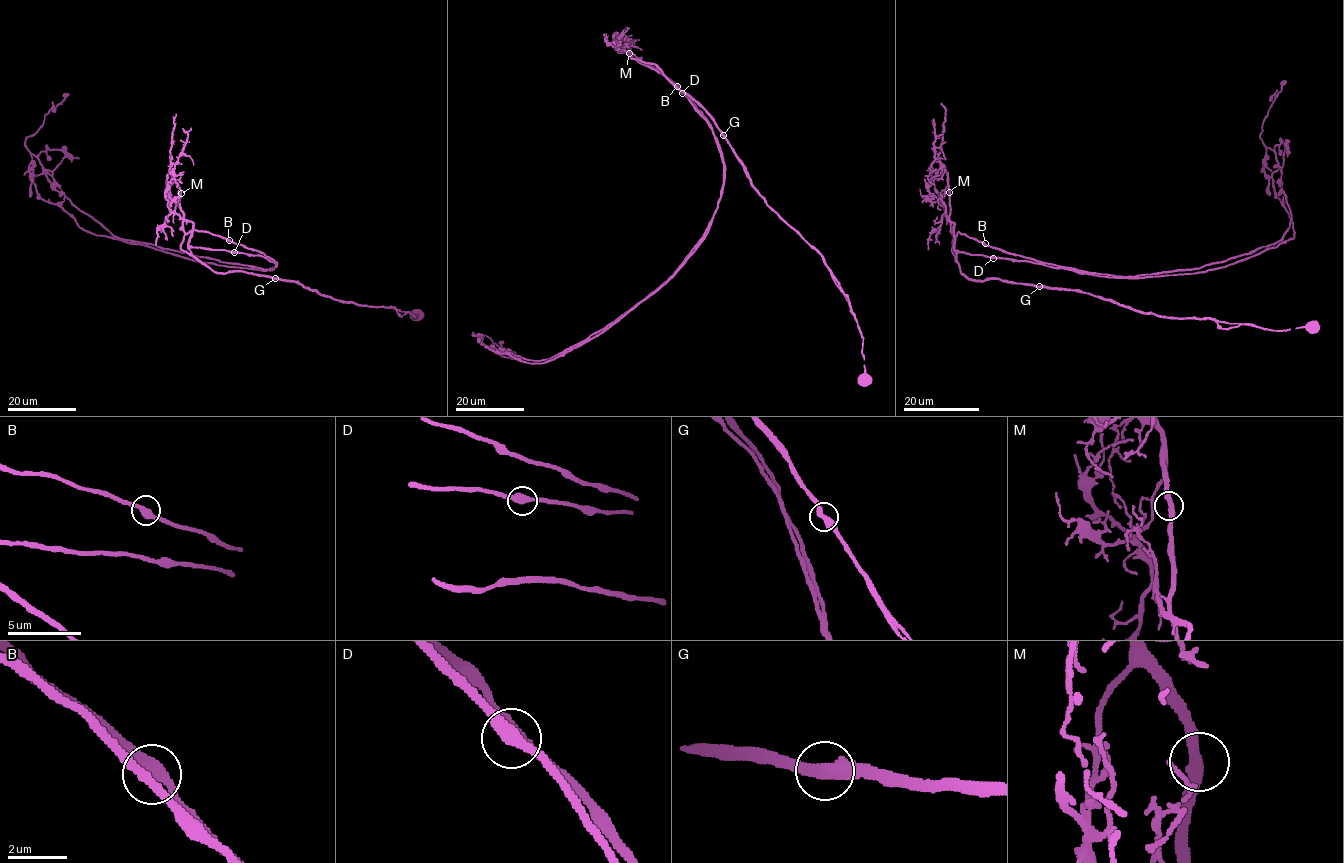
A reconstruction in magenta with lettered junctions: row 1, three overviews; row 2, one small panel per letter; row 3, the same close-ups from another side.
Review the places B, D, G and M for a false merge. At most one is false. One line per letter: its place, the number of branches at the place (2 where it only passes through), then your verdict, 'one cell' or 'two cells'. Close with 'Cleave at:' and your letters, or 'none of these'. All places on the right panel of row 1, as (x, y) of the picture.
B: place (985, 243); branches 2; one cell
D: place (993, 258); branches 2; one cell
G: place (1039, 286); branches 2; two cells
M: place (949, 192); branches 2; one cell
Cleave at: G

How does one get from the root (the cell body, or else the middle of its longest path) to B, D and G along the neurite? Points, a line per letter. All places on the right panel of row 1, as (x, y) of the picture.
B: (1312, 327), (1268, 330), (1163, 318), (1078, 290), (969, 280), (955, 261), (953, 240), (959, 232), (985, 243)
D: (1312, 327), (1268, 330), (1163, 318), (1078, 290), (972, 280), (956, 254), (993, 258)
G: (1312, 327), (1268, 330), (1210, 319), (1163, 318), (1143, 314), (1078, 290), (1039, 286)

